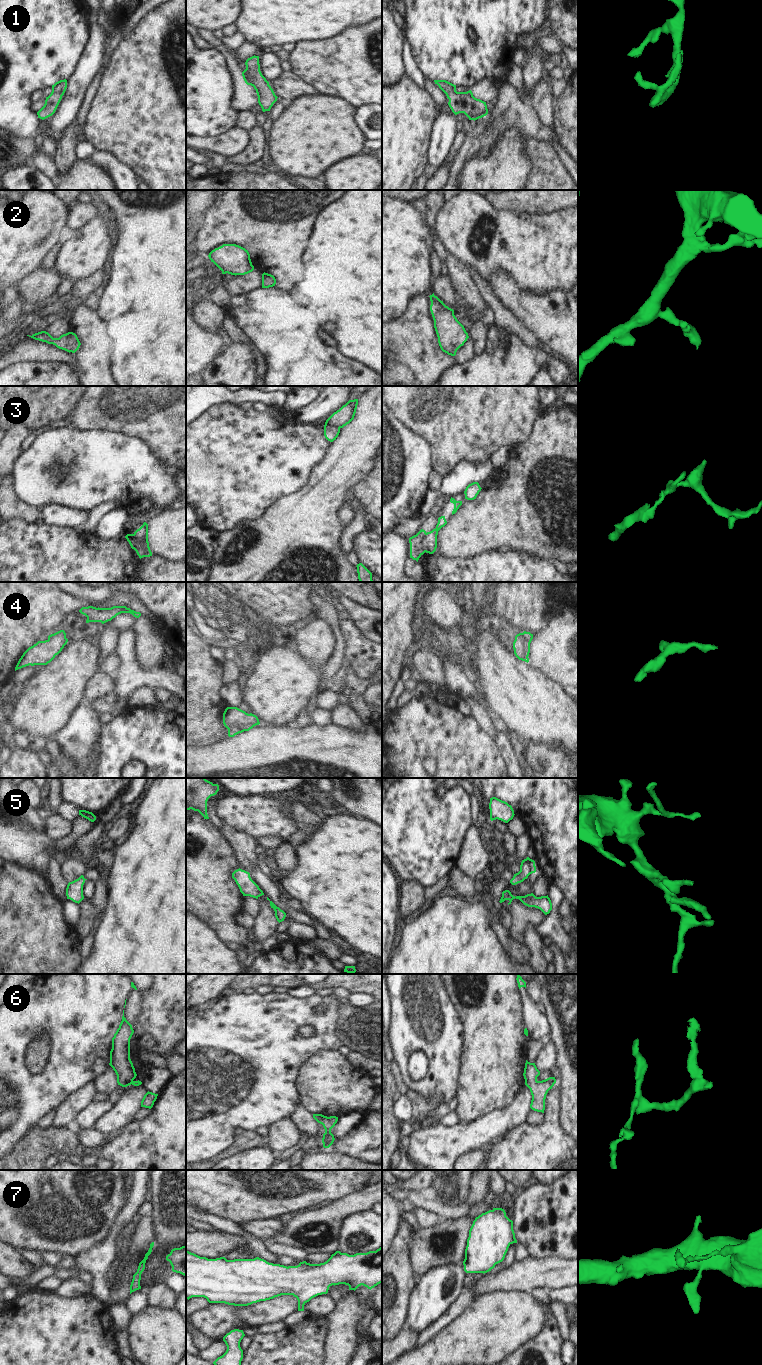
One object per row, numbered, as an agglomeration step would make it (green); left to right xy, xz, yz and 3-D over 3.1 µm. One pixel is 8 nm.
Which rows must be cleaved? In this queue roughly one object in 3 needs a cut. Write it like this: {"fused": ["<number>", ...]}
{"fused": ["3"]}

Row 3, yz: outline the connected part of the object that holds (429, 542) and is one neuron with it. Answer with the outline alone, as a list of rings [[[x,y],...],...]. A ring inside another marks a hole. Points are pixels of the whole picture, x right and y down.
[[[445,516],[438,518],[436,528],[430,532],[427,532],[422,539],[422,546],[424,551],[429,554],[433,554],[437,548],[437,535],[438,531],[447,524]]]

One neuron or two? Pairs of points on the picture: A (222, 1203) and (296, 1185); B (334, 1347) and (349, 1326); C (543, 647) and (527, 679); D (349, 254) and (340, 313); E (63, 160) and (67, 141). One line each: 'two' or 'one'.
A: one
B: one
C: two
D: one
E: one

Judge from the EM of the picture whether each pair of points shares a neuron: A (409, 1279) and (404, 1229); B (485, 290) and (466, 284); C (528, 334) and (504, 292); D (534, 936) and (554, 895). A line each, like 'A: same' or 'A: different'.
A: same
B: different
C: different
D: different

